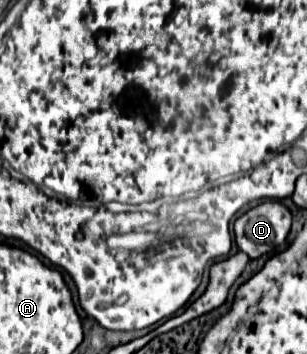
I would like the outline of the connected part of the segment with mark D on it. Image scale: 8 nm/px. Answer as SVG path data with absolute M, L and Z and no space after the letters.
M263 202L233 224L235 242L249 258L259 258L281 246L291 228L291 212L281 202Z

